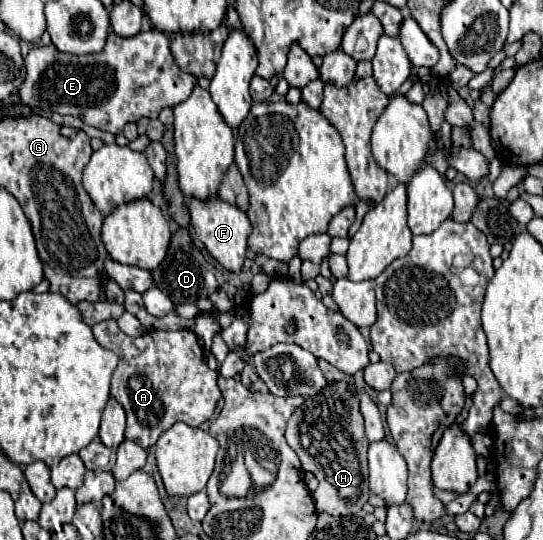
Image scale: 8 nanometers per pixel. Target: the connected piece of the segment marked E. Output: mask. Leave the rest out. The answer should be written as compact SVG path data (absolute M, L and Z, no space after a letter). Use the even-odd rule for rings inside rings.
M113 31L107 37L105 49L101 53L91 55L71 55L61 53L55 45L39 45L25 55L25 81L19 85L17 93L23 105L39 107L59 115L77 115L91 127L109 131L113 135L123 133L125 123L137 123L141 117L155 119L163 107L175 107L185 101L193 87L197 85L197 77L191 73L183 73L169 51L169 39L161 31L141 31L133 37L119 37Z

